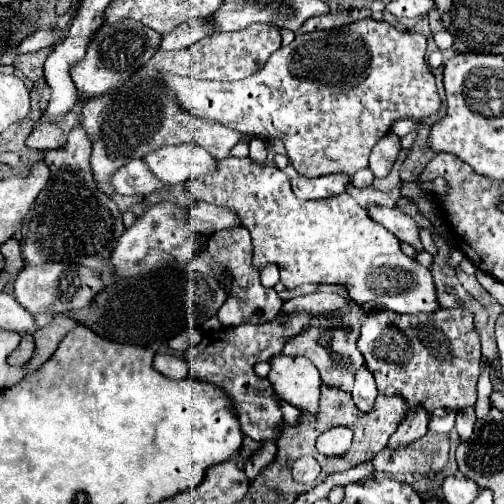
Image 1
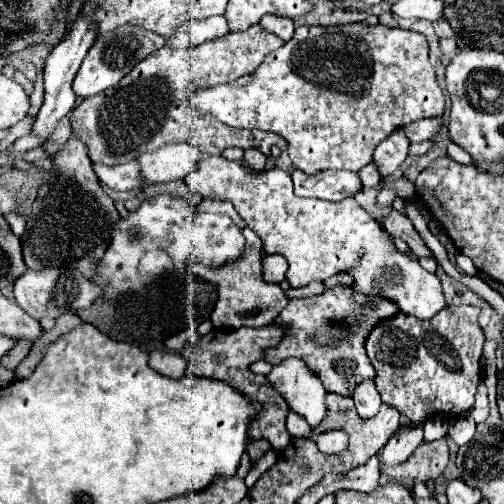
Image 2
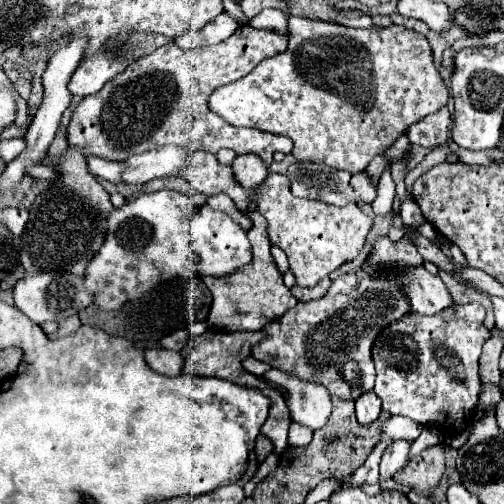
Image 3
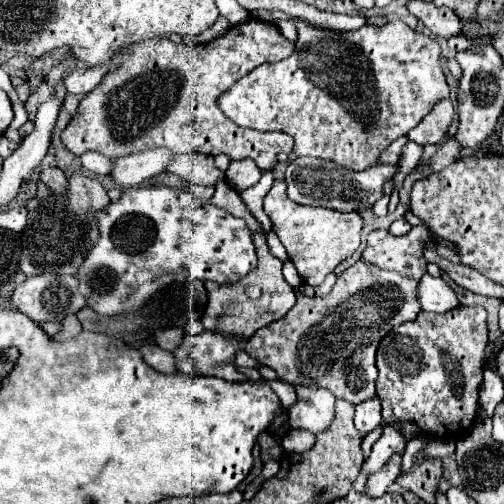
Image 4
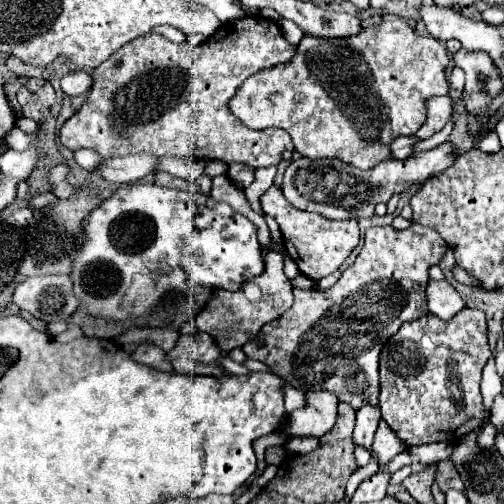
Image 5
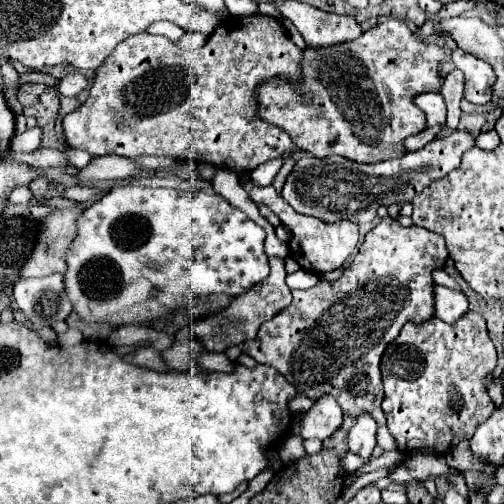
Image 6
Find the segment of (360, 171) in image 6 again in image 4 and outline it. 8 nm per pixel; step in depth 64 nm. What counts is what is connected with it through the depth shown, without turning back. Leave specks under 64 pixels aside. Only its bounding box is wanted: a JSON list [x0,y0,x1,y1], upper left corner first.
[286,158,396,212]

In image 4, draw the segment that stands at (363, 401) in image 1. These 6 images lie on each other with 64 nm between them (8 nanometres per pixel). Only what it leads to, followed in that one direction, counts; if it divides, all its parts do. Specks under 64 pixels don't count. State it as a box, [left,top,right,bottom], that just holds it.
[356,398,382,432]

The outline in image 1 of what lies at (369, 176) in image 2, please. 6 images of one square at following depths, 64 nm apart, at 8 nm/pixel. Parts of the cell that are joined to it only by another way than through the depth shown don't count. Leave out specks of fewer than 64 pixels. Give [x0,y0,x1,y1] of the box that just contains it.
[352,168,372,188]

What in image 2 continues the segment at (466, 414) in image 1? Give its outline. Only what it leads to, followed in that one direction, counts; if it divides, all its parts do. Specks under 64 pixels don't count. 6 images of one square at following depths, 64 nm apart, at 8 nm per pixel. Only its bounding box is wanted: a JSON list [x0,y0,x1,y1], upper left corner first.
[448,418,472,446]

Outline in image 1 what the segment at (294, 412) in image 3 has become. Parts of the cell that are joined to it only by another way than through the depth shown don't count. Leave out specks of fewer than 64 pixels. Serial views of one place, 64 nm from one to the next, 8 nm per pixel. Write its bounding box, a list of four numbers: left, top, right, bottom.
[268,356,320,412]

